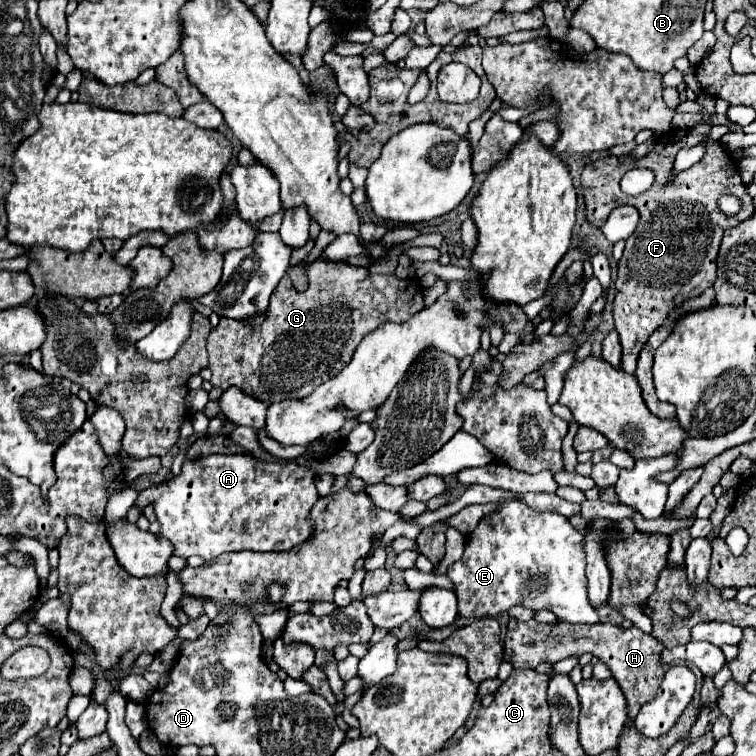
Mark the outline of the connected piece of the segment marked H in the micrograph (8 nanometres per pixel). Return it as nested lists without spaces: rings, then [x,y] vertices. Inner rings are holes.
[[[510,618],[508,632],[504,638],[504,660],[512,664],[512,668],[536,668],[540,662],[560,662],[568,656],[580,656],[584,652],[592,652],[598,660],[606,662],[612,670],[616,682],[620,684],[626,700],[628,700],[628,714],[634,718],[642,704],[654,698],[656,688],[660,686],[668,664],[660,662],[660,654],[664,644],[644,634],[638,628],[622,630],[612,624],[568,624],[568,622],[554,622],[542,624],[536,620],[516,620]]]

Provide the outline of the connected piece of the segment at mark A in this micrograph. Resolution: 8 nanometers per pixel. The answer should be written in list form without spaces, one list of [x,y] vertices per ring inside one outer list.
[[[212,454],[206,458],[198,458],[192,462],[184,462],[178,476],[170,480],[150,486],[138,494],[134,506],[142,512],[148,504],[154,506],[156,518],[160,522],[160,536],[168,538],[174,544],[176,556],[202,556],[204,560],[214,560],[224,552],[288,552],[296,544],[304,542],[312,534],[312,526],[308,520],[308,512],[318,500],[318,492],[314,486],[314,474],[298,466],[296,462],[264,462],[242,454]]]

